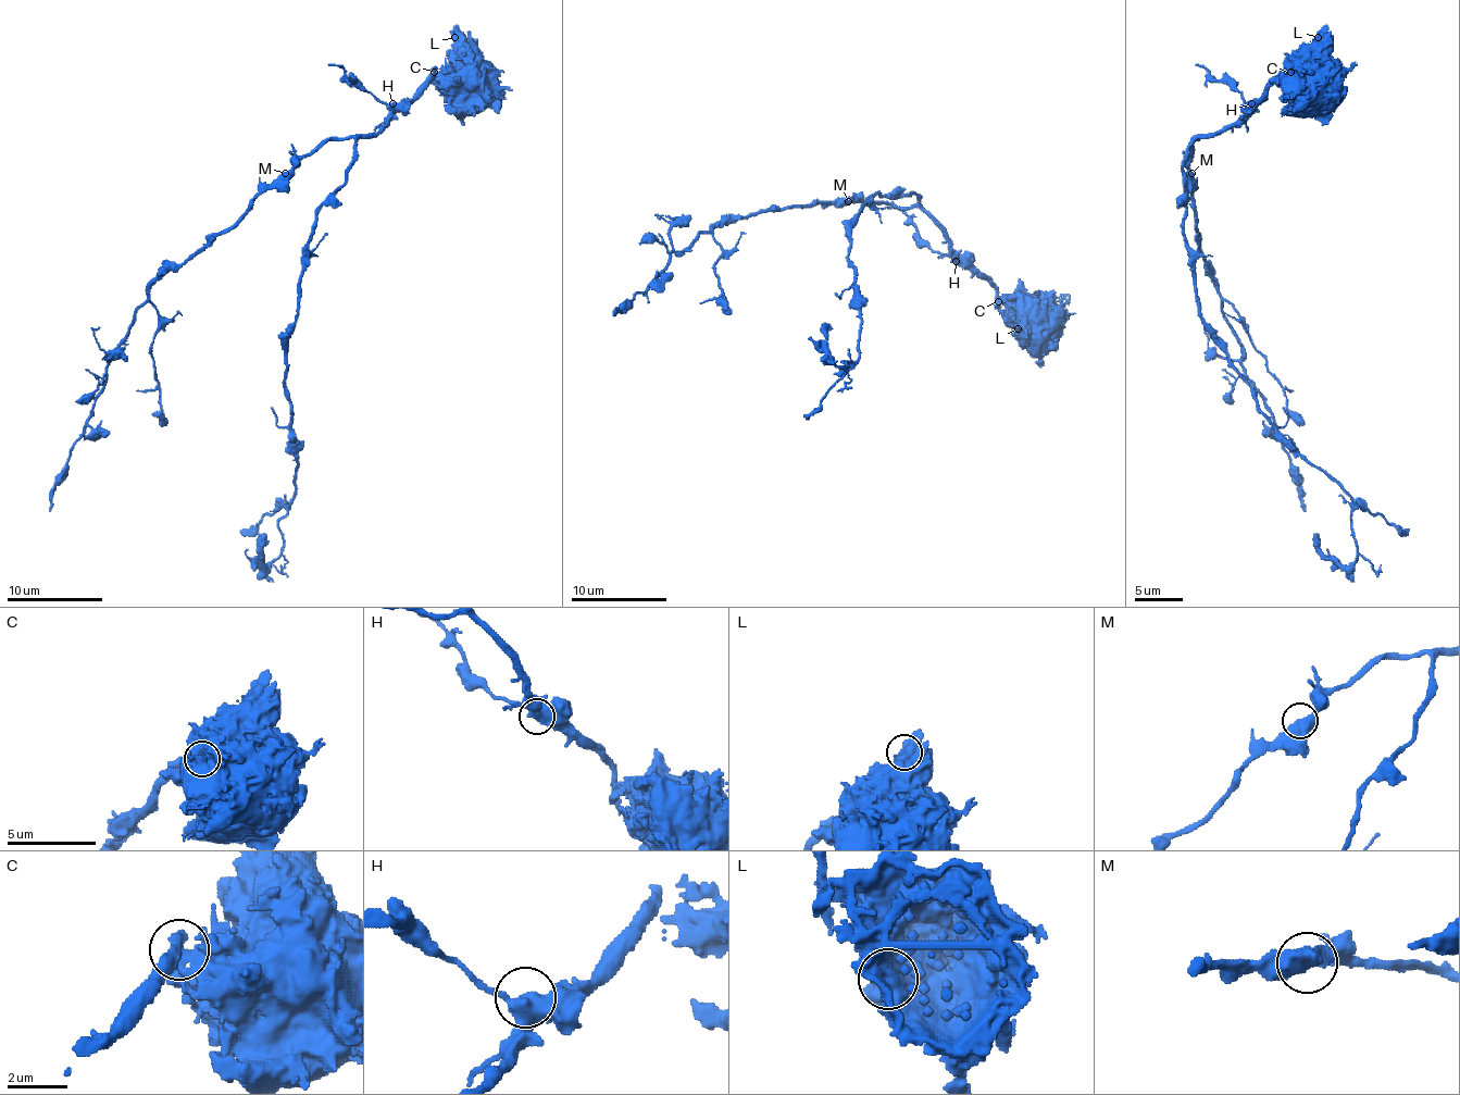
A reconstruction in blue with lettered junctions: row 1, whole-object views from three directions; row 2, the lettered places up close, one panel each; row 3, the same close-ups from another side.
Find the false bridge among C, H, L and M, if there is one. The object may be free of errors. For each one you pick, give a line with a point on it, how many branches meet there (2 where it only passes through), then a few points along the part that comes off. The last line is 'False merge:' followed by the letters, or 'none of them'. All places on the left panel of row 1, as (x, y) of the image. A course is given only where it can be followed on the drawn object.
C: at (434, 72); 3 branches meet; foreign part runs (435, 73), (363, 135), (315, 215), (287, 337), (297, 467), (271, 564), (259, 533)
False merge: C

